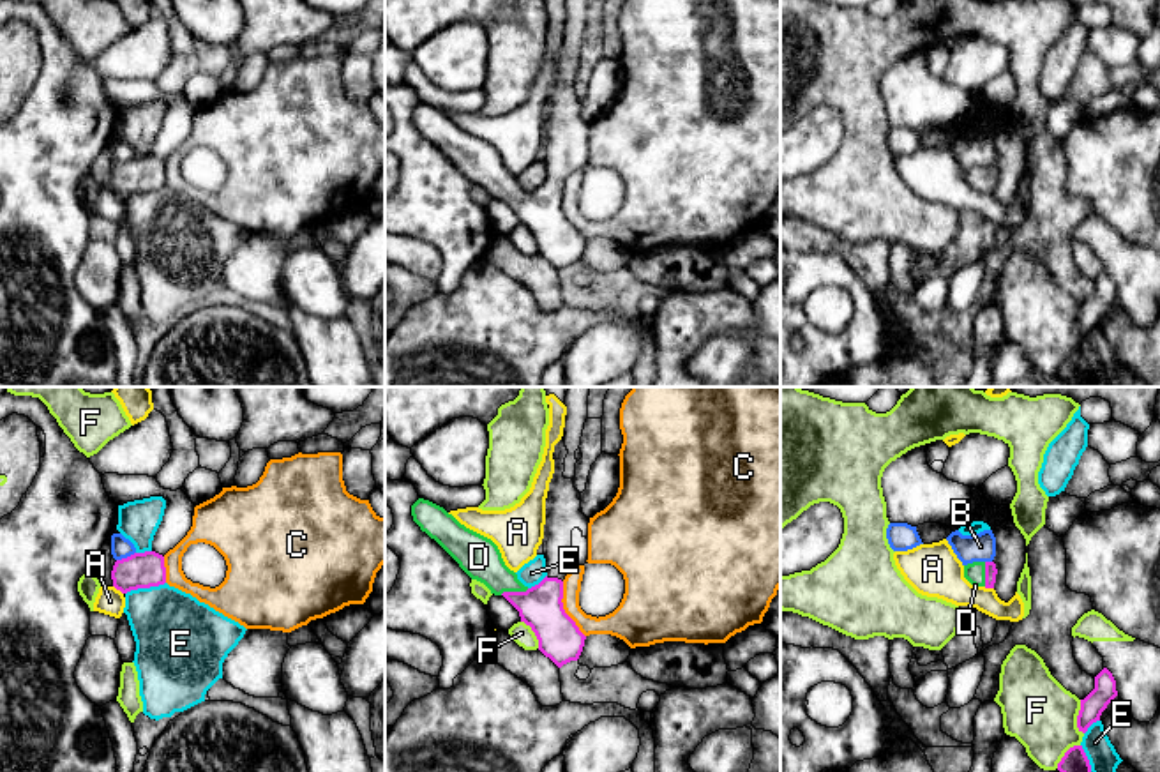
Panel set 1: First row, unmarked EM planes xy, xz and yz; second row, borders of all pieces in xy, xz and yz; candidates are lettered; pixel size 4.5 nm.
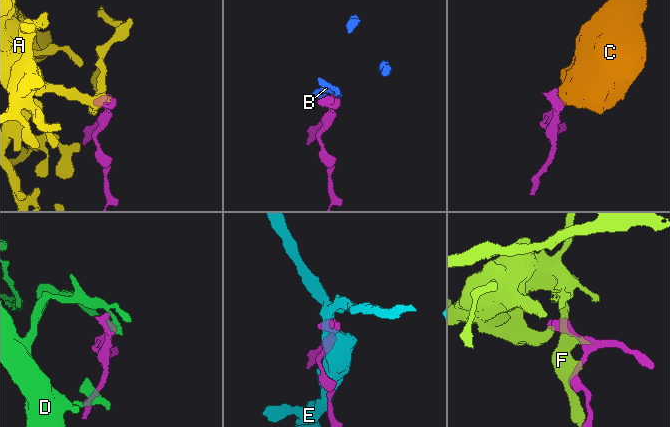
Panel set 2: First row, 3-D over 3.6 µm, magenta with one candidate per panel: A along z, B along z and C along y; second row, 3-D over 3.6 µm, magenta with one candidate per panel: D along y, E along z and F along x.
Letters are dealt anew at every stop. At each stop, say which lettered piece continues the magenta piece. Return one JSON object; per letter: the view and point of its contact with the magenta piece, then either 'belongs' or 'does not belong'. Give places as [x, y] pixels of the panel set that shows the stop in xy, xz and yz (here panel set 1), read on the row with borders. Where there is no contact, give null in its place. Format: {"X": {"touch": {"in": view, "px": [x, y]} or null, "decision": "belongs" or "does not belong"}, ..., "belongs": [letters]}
{"A": {"touch": {"in": "xy", "px": [119, 589]}, "decision": "does not belong"}, "B": {"touch": {"in": "xy", "px": [128, 557]}, "decision": "does not belong"}, "C": {"touch": {"in": "xz", "px": [564, 610]}, "decision": "does not belong"}, "D": {"touch": {"in": "xz", "px": [514, 592]}, "decision": "belongs"}, "E": {"touch": {"in": "xy", "px": [145, 587]}, "decision": "does not belong"}, "F": {"touch": {"in": "yz", "px": [1077, 718]}, "decision": "does not belong"}, "belongs": ["D"]}

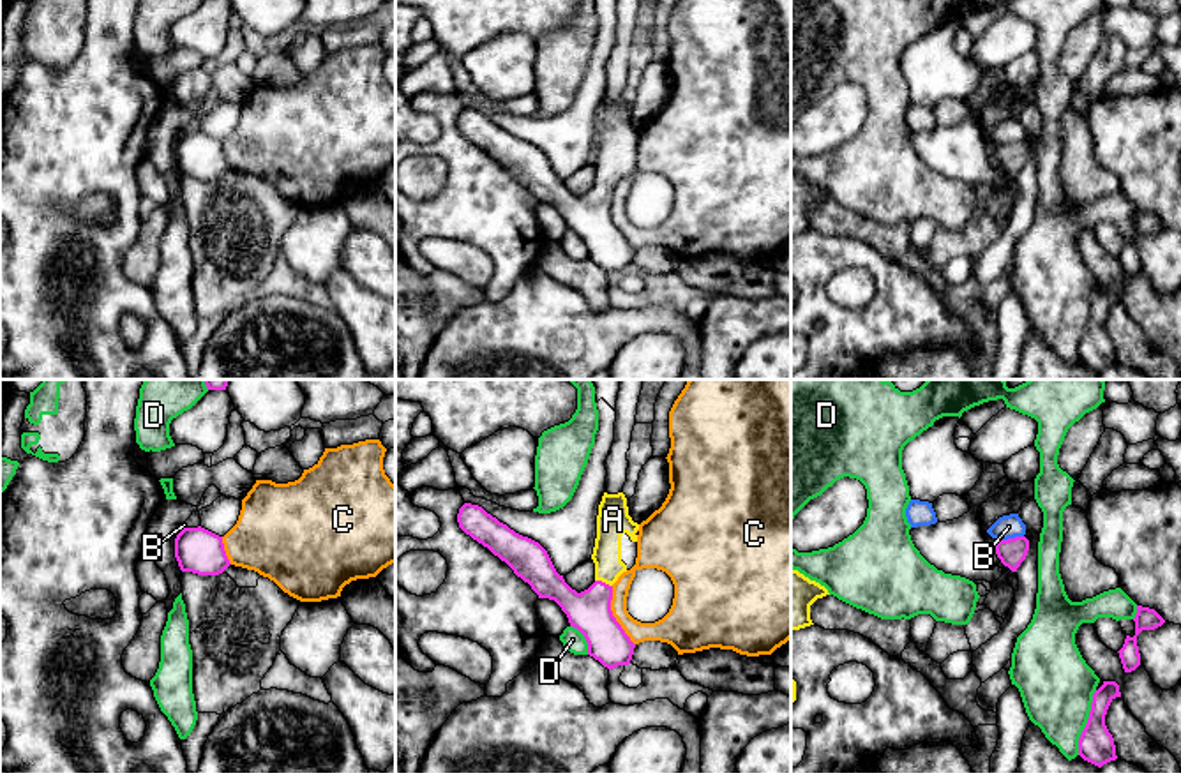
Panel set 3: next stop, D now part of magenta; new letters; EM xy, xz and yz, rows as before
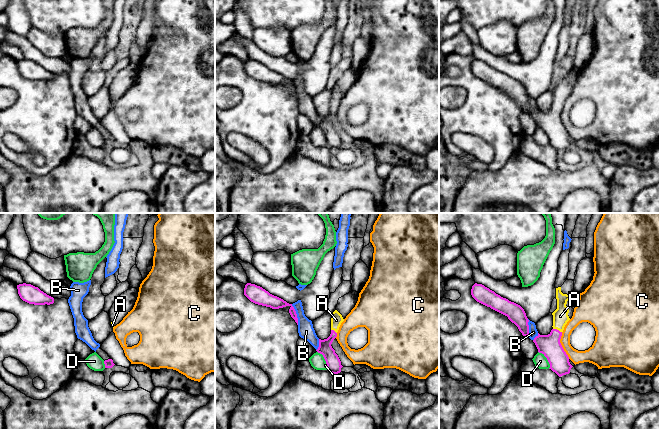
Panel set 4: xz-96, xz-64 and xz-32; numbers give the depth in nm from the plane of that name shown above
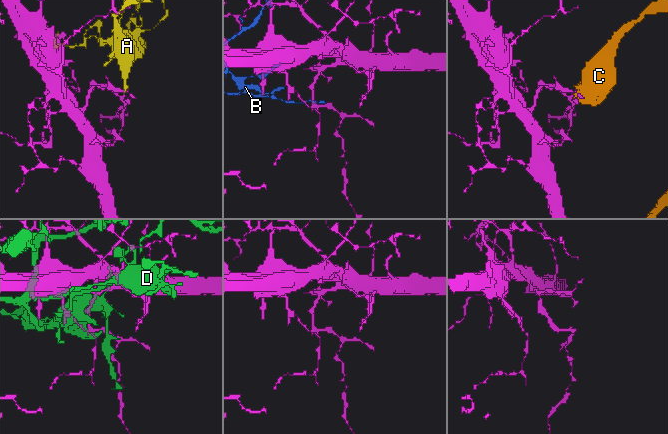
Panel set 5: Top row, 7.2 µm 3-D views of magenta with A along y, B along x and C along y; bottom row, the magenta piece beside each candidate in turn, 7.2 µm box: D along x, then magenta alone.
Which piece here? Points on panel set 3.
{"A": {"touch": {"in": "xz", "px": [604, 583]}, "decision": "belongs"}, "B": {"touch": {"in": "yz", "px": [1010, 539]}, "decision": "does not belong"}, "C": {"touch": {"in": "xz", "px": [613, 616]}, "decision": "does not belong"}, "D": {"touch": {"in": "yz", "px": [1088, 722]}, "decision": "does not belong"}, "belongs": ["A"]}

